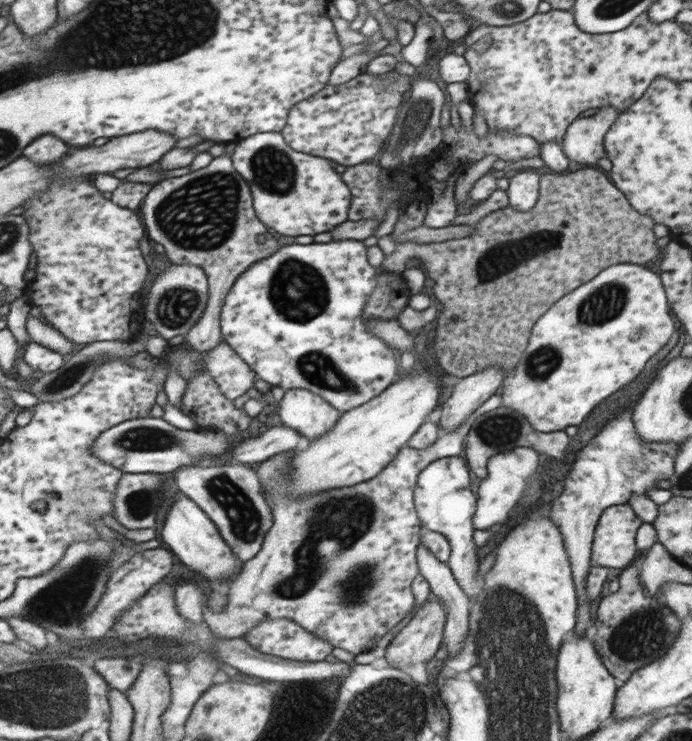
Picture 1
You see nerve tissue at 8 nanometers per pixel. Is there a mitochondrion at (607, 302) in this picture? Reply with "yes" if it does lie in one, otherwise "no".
yes

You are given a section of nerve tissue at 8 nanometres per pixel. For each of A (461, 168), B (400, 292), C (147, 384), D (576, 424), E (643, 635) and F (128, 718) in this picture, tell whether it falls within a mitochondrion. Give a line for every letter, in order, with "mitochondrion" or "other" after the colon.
A: other
B: other
C: other
D: other
E: mitochondrion
F: other

